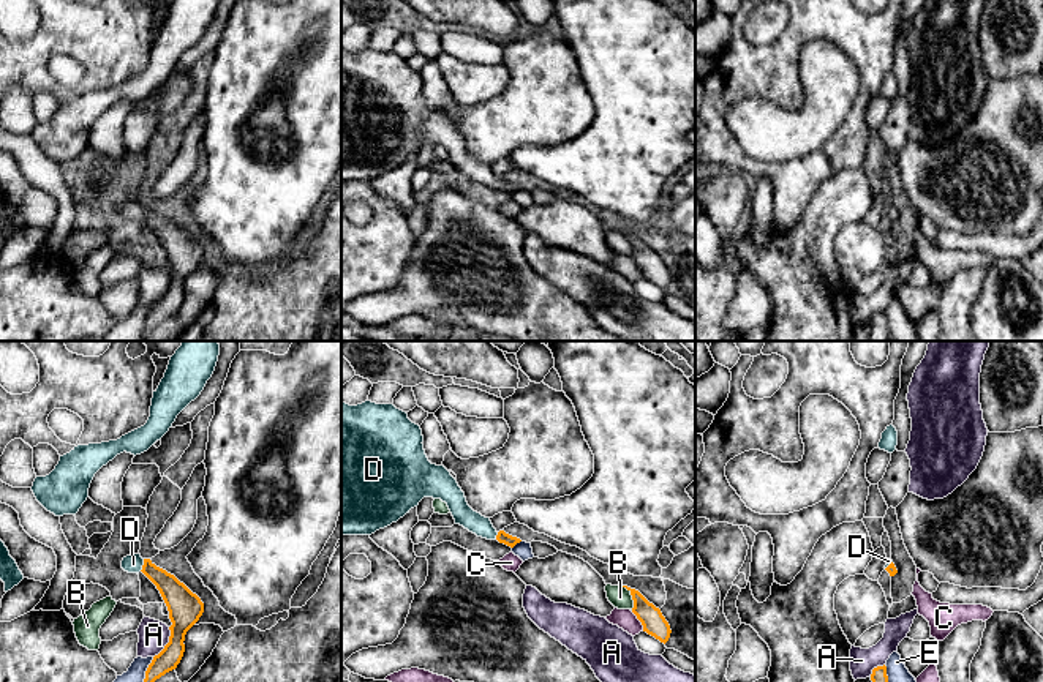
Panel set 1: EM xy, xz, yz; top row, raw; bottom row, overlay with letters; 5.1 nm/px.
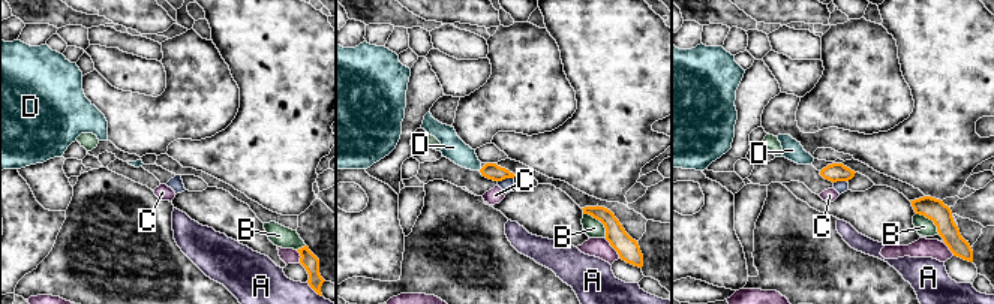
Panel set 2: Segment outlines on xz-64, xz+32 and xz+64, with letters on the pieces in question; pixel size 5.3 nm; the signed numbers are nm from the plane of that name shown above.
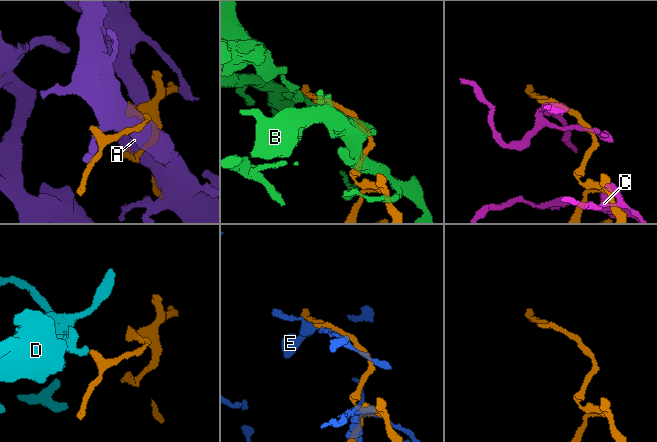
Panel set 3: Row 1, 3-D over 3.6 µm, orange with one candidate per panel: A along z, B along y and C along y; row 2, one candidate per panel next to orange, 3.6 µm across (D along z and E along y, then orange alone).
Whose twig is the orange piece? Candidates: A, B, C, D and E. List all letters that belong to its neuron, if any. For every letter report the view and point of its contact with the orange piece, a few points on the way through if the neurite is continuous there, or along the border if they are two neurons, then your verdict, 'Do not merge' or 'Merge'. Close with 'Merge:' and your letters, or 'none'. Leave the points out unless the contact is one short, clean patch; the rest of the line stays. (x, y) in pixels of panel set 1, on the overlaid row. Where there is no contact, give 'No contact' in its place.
A: Touches orange at xy (168, 643). Do not merge
B: Touches orange at xz (632, 597). Do not merge
C: Touches orange at xz (639, 619). Do not merge
D: Touches orange at xy (143, 565). Path across: xy (179, 599), (143, 565), (133, 564). Merge
E: Touches orange at xy (147, 670). Do not merge
Merge: D

